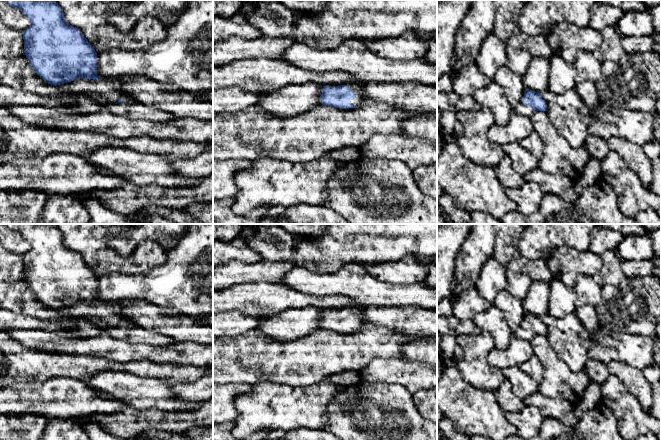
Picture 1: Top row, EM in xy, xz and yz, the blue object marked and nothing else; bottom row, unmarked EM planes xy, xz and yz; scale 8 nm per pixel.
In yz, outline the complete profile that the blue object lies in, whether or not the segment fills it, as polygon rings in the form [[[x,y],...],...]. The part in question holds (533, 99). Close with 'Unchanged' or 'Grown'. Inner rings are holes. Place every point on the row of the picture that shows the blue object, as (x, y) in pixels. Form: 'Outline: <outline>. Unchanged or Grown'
Outline: [[[524,90],[522,101],[513,109],[516,114],[531,117],[535,111],[546,111],[547,104],[542,99],[541,93]]]. Grown

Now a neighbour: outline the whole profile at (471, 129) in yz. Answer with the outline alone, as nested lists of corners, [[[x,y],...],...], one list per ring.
[[[489,108],[456,113],[453,135],[466,159],[474,164],[495,168],[505,154],[503,146],[491,141],[488,130],[495,124]]]

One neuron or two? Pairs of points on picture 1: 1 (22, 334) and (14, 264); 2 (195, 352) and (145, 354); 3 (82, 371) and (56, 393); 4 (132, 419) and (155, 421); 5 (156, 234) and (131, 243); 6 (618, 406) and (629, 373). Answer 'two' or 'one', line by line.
1: two
2: one
3: two
4: one
5: one
6: two

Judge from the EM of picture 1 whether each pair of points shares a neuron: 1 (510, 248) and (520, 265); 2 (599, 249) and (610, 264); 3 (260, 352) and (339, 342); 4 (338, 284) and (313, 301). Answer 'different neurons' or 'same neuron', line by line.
1: same neuron
2: different neurons
3: same neuron
4: different neurons

